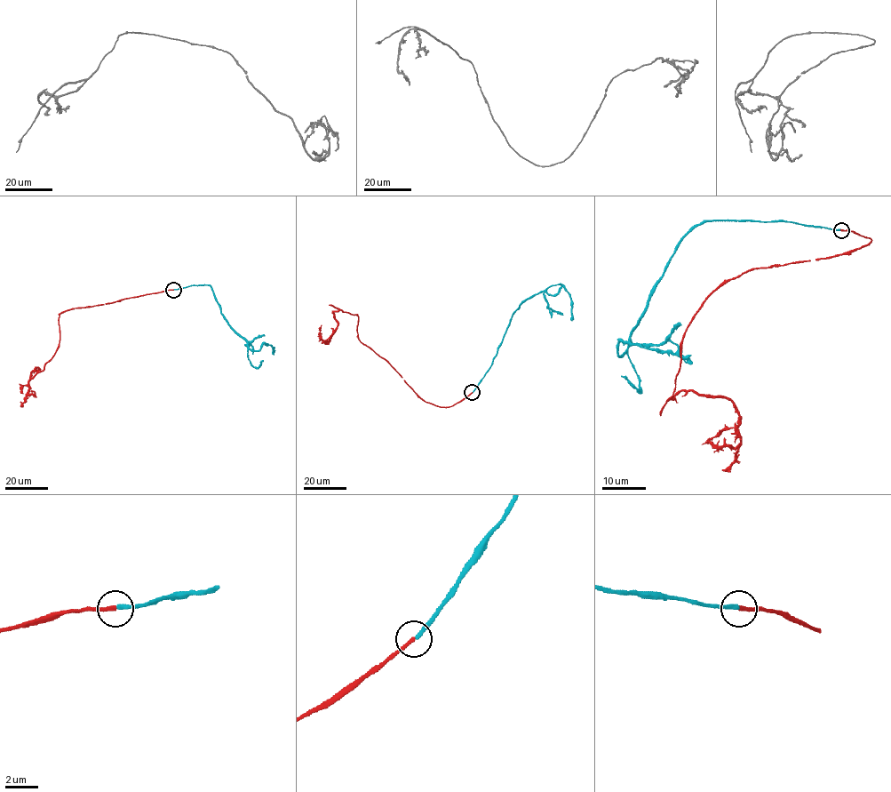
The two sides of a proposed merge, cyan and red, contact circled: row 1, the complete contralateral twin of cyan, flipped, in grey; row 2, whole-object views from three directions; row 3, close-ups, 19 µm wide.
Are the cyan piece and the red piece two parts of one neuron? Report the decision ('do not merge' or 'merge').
merge

